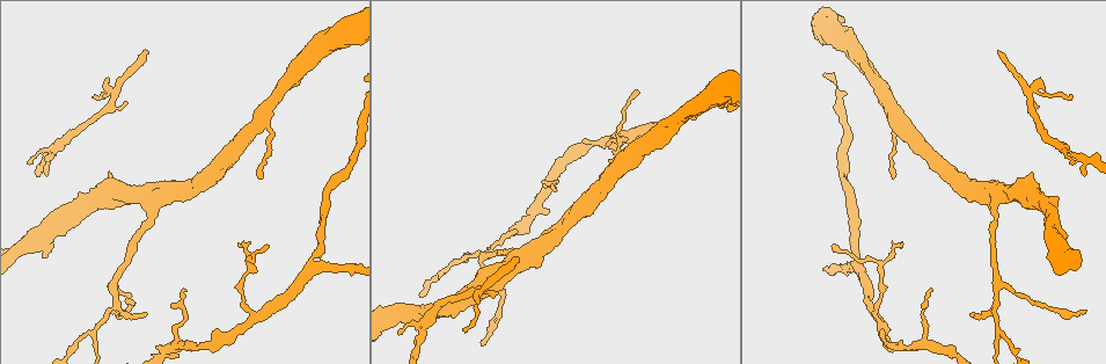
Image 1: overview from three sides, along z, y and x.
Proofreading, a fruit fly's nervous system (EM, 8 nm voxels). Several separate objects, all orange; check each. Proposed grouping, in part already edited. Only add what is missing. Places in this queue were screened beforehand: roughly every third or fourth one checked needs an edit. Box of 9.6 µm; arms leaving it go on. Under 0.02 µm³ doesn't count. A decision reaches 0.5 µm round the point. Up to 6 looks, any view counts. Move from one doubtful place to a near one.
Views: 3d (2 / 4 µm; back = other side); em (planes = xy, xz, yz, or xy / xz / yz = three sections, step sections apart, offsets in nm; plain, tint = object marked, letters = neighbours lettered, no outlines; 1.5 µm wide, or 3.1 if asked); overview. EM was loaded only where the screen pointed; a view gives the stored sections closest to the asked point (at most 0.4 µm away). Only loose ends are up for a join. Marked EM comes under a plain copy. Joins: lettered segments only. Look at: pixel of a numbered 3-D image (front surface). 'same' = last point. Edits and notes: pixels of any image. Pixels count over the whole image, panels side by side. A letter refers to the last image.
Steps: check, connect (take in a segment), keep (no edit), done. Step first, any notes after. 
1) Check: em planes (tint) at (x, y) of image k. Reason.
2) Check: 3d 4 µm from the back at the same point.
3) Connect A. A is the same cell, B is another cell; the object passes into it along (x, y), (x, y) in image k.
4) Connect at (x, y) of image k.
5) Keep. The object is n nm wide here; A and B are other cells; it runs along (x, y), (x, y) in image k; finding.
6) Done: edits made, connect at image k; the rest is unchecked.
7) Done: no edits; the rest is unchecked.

Check: em yz step 4 (letters) at (515, 230) of image 1. Free end.

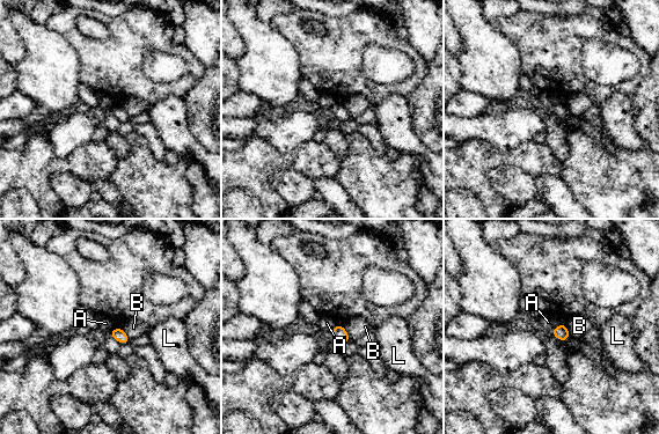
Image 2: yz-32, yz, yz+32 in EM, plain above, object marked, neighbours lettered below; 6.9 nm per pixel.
Check: em planes (letters) at the same point.

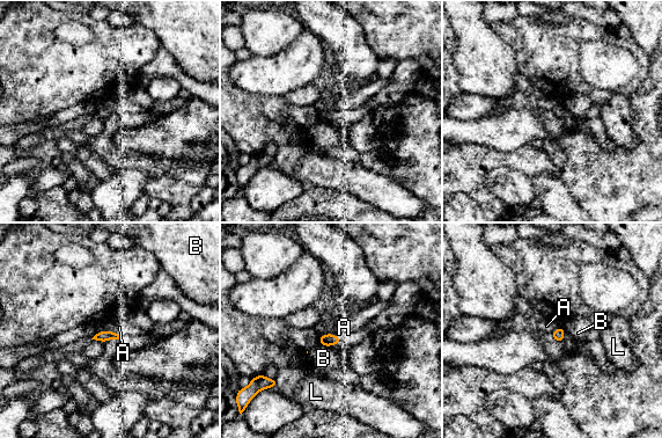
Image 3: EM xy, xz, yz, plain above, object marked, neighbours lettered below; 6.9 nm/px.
Keep. A, B and L are other cells; a border runs along (97, 331), (112, 330), (119, 336) in image 3; no lettered segment goes on from it.

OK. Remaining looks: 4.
Check: em xz step 4 (tint) at (115, 312) of image 1. Tapers out.

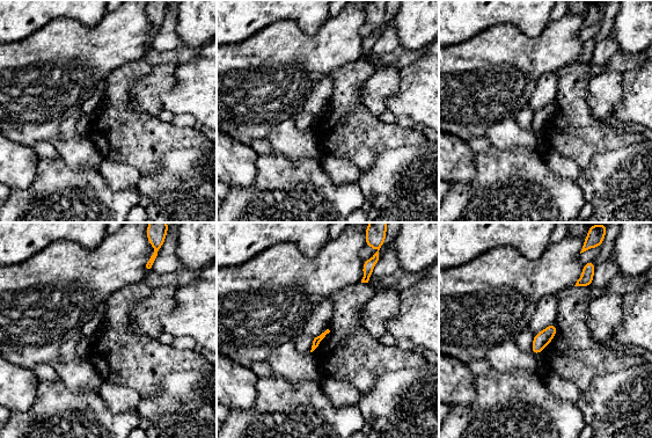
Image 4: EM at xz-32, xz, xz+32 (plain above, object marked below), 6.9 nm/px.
Check: em planes (letters) at the same point.

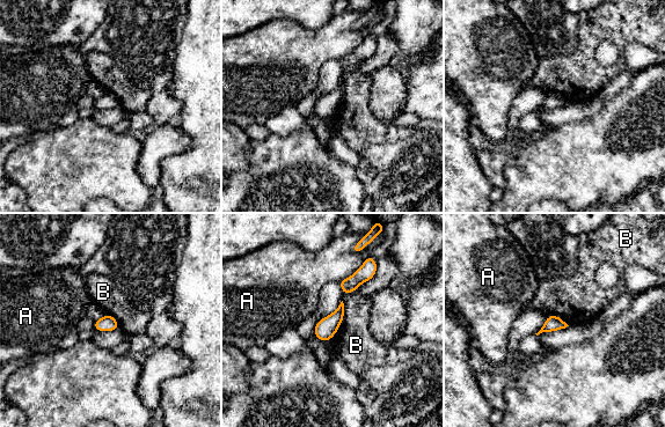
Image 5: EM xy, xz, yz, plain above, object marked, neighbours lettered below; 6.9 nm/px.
Keep. A and B are other cells; a border runs along (342, 300), (343, 319), (327, 340) in image 5; no lettered segment goes on from it.

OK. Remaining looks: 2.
Check: 3d 2 µm at (147, 50) of image 1. Branch stops here.

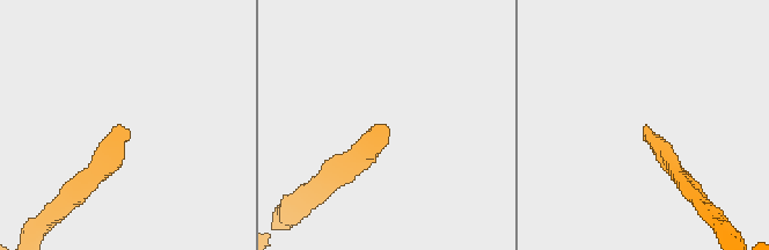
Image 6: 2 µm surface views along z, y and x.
Check: em planes (letters) at (123, 129) of image 6.

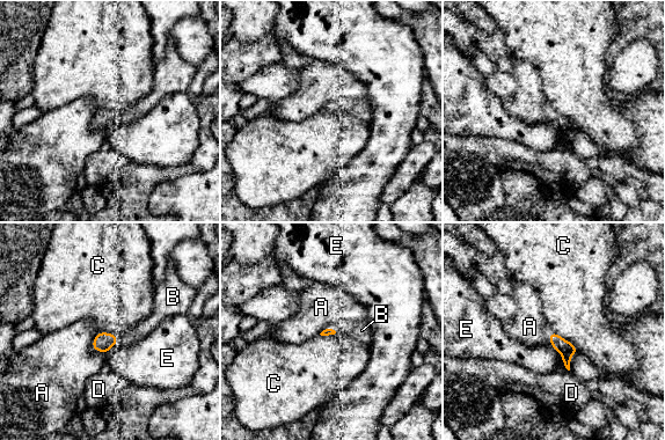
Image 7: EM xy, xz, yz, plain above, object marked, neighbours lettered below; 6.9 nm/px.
Connect B. B is the same cell, A, C, D and E are other cells; the cell continues.

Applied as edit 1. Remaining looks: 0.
Done: edits made, connect at image 7; the rest is unchecked.

